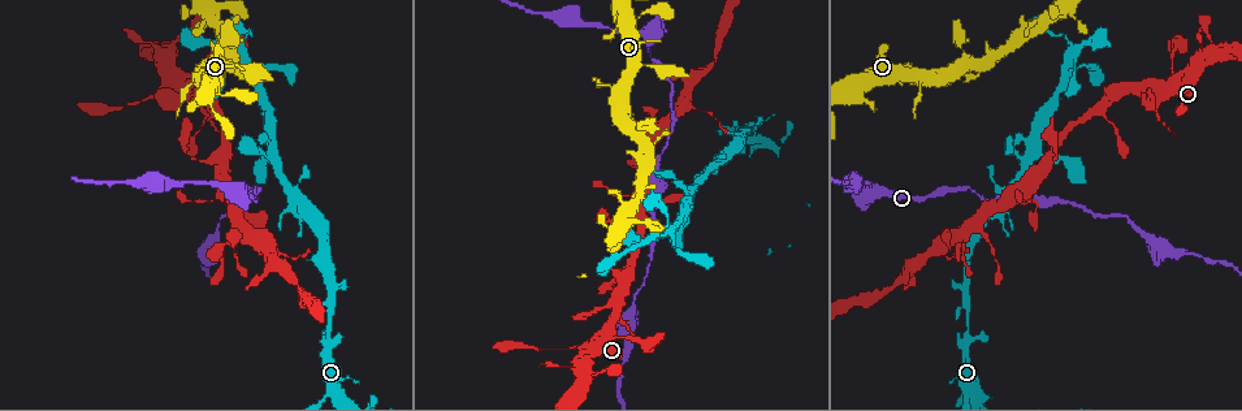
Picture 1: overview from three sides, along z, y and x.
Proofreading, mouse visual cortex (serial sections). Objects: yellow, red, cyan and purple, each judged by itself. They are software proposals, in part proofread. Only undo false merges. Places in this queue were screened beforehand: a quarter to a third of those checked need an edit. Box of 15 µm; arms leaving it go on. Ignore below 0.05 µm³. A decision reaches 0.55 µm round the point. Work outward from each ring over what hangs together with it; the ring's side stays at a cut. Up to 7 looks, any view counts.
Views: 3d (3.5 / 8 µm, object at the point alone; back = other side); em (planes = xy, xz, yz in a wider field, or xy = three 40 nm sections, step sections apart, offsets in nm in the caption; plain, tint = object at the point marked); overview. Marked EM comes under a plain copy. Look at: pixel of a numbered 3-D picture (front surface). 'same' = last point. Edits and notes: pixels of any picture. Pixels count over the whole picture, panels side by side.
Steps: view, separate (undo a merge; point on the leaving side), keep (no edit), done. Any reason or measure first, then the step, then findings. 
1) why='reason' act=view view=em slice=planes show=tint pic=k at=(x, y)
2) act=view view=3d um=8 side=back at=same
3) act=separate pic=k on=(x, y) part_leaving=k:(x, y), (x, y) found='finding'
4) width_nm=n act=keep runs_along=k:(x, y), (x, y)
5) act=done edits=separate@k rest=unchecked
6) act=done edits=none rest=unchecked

why='sharp bend' act=view view=3d um=8 pic=1 at=(949, 249)

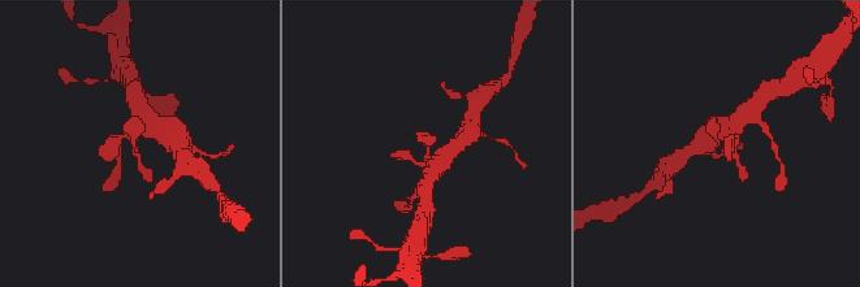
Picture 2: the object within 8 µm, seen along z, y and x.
why='closer look' act=view view=3d um=3.5 pic=2 at=(423, 145)

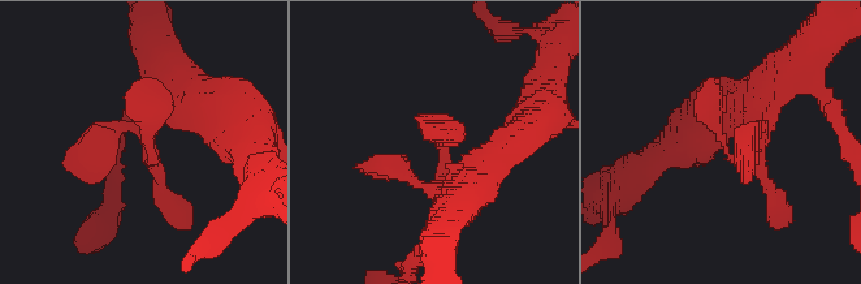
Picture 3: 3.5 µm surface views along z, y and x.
act=view view=em slice=xy step=1 show=tint pic=3 at=(719, 138)

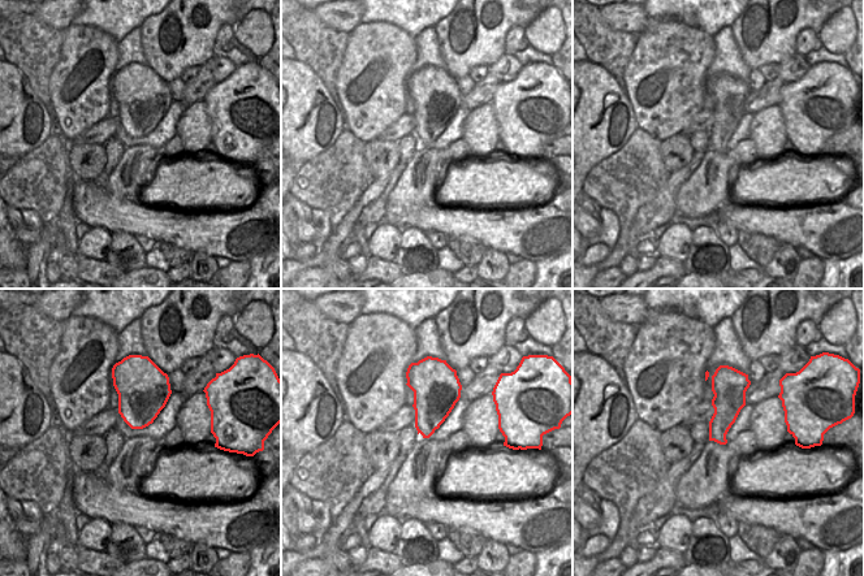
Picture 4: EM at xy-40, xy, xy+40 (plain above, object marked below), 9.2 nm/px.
act=keep runs_along=3:(768, 120), (735, 160), (705, 80) found='continuous, no second cell'

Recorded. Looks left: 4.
act=view view=3d um=3.5 pic=1 at=(873, 193)

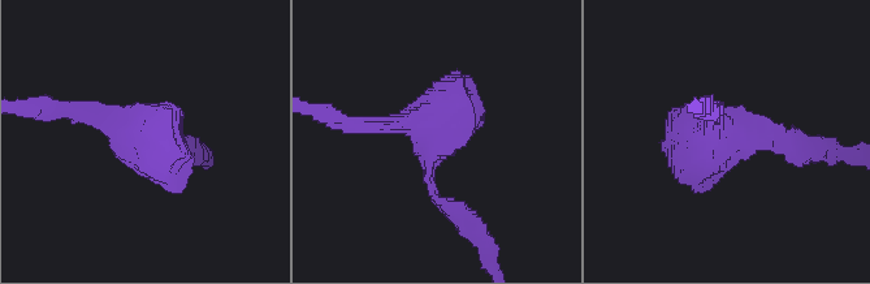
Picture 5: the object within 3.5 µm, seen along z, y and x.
why='shape alone is not enough' act=view view=em slice=xy step=2 show=tint pic=5 at=(433, 132)

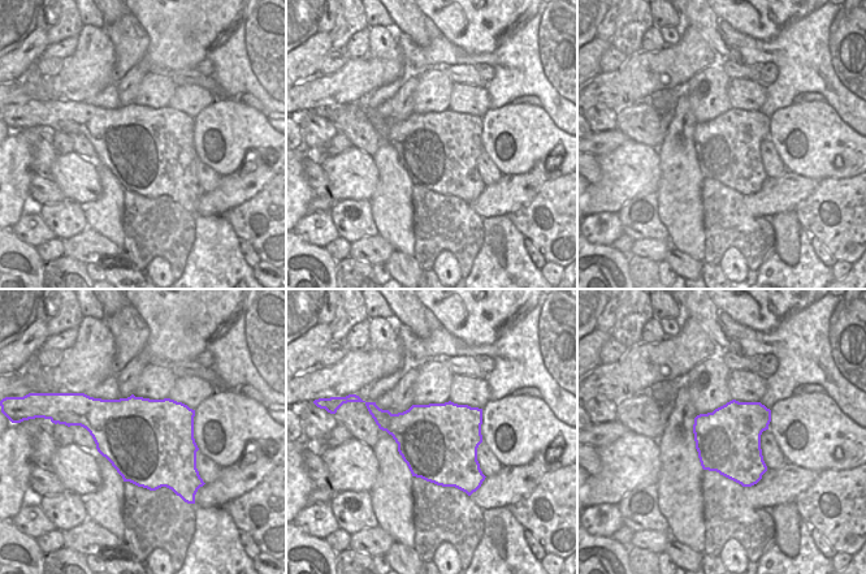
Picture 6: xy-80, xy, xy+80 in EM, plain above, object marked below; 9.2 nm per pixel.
act=keep runs_along=5:(450, 209), (431, 185), (427, 128), (350, 125) found='continuous, no second cell'

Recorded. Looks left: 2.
act=view view=3d um=3.5 pic=1 at=(966, 326)

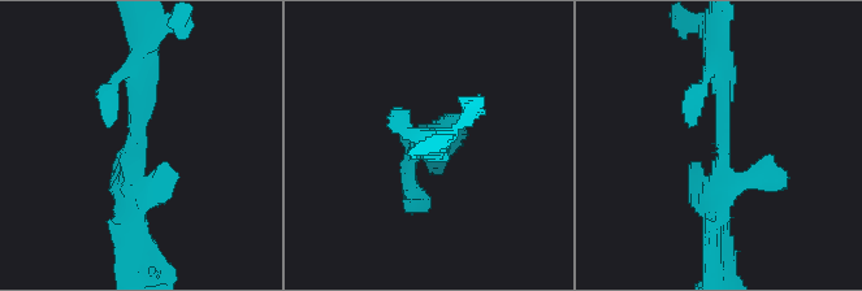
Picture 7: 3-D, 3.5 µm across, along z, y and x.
why='shape alone is not enough' act=view view=em slice=xy step=1 show=tint pic=7 at=(723, 152)

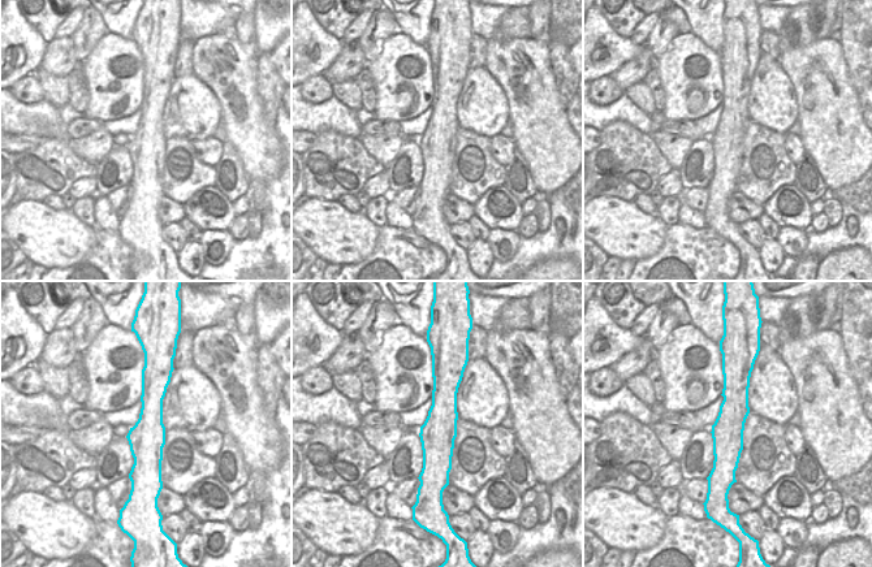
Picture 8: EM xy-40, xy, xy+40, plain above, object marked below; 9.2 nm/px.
act=keep runs_along=7:(713, 233), (723, 165), (719, 61) found='all the same cell'

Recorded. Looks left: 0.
act=done edits=none rest=unchecked

